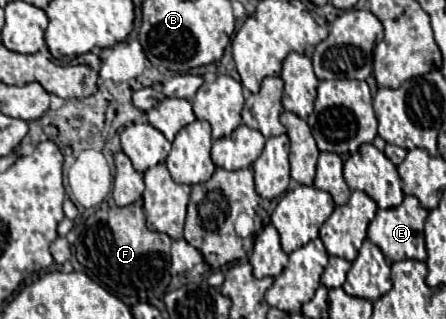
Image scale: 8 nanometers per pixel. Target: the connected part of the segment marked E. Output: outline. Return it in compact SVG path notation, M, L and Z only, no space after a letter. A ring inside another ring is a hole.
M405 196L401 206L377 210L377 216L369 222L367 238L381 248L381 252L385 254L385 260L389 264L399 262L399 260L425 260L427 250L425 250L423 224L427 220L427 214L429 212L419 204L419 200L415 196Z

